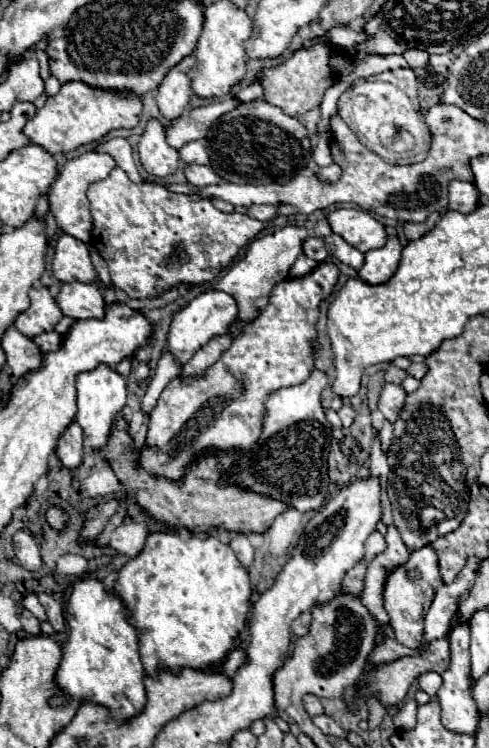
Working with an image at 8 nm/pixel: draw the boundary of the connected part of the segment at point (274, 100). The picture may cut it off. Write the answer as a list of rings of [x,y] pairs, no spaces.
[[[318,42],[312,46],[300,48],[278,66],[262,68],[258,72],[258,82],[264,88],[262,100],[282,108],[288,116],[294,116],[294,118],[318,108],[322,104],[324,92],[336,82],[334,78],[338,78],[338,72],[330,68],[330,58],[336,54],[336,50],[338,48],[334,48],[328,42]]]

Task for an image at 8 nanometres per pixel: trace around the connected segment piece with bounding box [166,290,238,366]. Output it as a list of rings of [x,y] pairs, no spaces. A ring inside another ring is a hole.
[[[208,290],[208,292],[202,292],[198,294],[188,306],[184,306],[172,320],[170,324],[170,332],[168,332],[168,346],[166,350],[174,356],[174,360],[184,366],[192,356],[194,352],[204,346],[212,336],[218,336],[222,334],[228,324],[234,320],[238,308],[236,308],[236,302],[230,294],[226,292],[220,292],[220,290]]]

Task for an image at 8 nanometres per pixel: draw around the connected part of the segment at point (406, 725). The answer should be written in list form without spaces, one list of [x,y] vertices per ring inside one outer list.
[[[410,700],[410,702],[404,702],[400,708],[398,708],[398,712],[394,714],[394,726],[398,728],[398,730],[410,730],[410,728],[414,728],[414,724],[416,724],[416,702],[414,700]]]

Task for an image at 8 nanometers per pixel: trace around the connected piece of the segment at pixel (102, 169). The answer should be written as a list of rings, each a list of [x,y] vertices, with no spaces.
[[[90,150],[90,152],[82,152],[78,154],[76,158],[68,160],[60,172],[60,176],[56,178],[54,186],[52,186],[52,192],[48,194],[50,198],[50,210],[58,222],[58,226],[82,240],[82,242],[90,242],[90,232],[92,232],[92,218],[90,218],[90,202],[86,198],[86,192],[90,188],[92,182],[98,182],[98,180],[104,180],[112,170],[116,168],[116,162],[110,154],[106,152],[96,152],[96,150]]]

